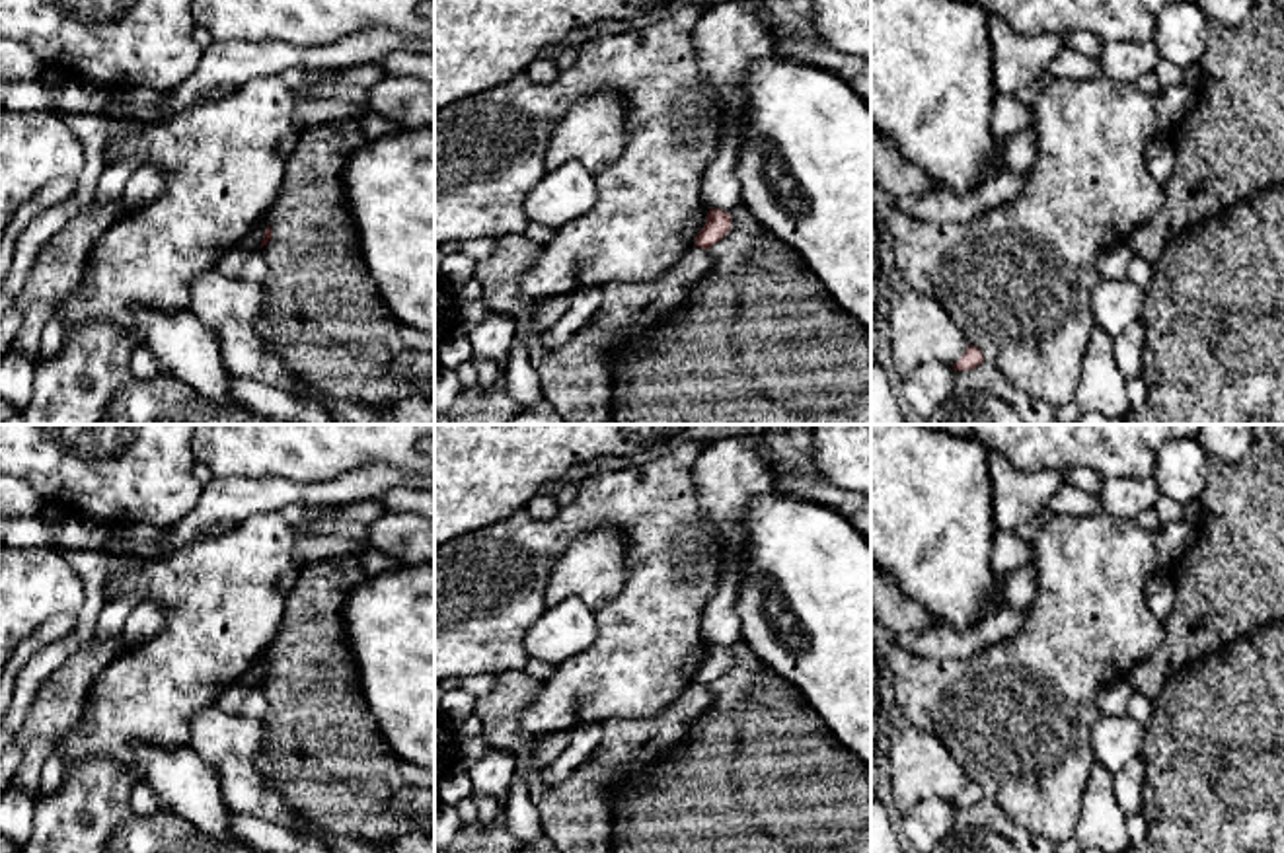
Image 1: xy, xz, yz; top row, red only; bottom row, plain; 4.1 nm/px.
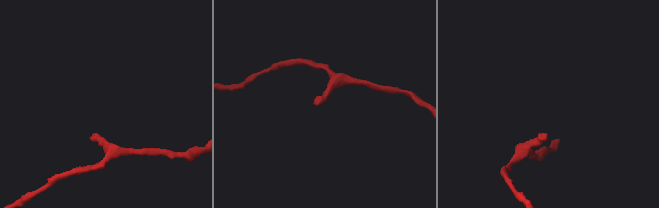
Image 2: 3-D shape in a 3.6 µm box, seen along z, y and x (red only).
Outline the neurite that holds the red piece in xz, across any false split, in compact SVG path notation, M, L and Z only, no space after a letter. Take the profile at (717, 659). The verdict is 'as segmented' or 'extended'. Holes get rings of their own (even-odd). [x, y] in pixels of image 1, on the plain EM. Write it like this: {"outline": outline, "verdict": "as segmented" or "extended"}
{"outline": "M709 645L703 664L696 672L696 680L701 686L709 686L731 666L731 650L721 645Z", "verdict": "as segmented"}

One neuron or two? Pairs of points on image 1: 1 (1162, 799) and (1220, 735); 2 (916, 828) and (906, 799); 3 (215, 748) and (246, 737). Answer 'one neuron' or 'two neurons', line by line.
1: one neuron
2: two neurons
3: one neuron

